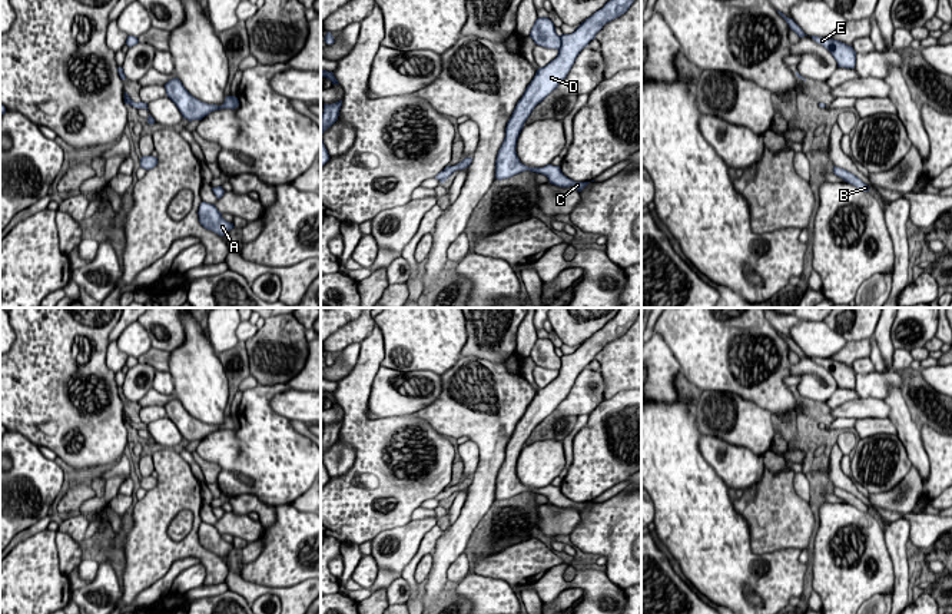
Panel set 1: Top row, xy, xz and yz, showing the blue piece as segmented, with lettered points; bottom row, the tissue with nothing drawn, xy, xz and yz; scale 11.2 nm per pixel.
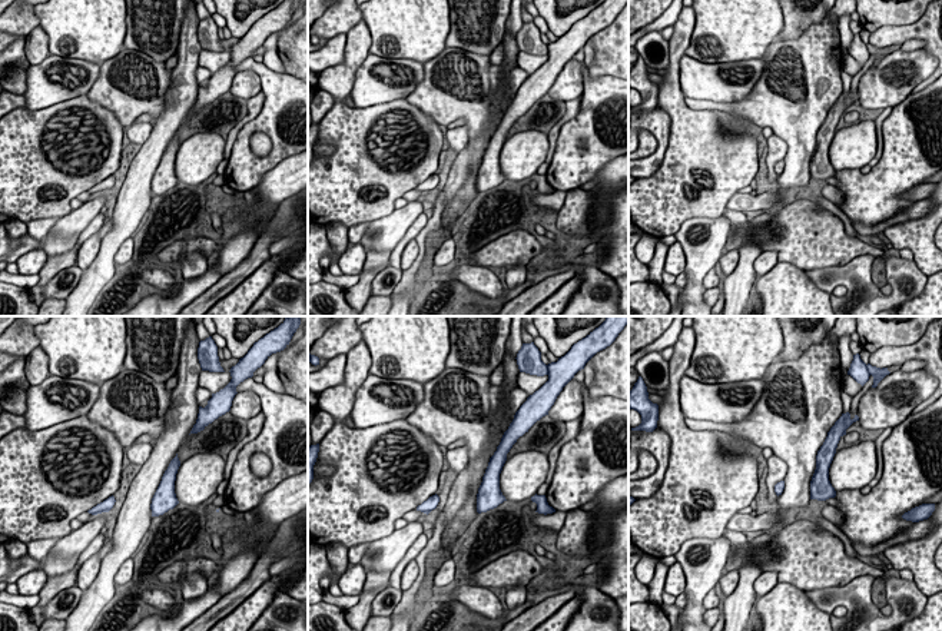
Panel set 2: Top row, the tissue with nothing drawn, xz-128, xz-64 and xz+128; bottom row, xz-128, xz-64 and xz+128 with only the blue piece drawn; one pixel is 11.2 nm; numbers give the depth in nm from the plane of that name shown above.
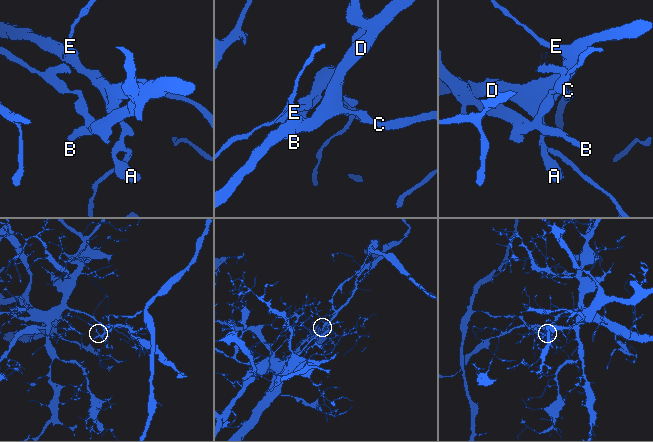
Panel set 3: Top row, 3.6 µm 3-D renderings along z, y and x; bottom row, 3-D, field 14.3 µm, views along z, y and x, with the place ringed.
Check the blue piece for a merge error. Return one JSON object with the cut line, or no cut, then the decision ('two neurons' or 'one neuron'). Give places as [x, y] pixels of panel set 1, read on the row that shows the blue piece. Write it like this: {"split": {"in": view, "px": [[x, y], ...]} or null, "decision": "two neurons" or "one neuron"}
{"split": {"in": "xz", "px": [[560, 36], [560, 46], [557, 49]]}, "decision": "two neurons"}

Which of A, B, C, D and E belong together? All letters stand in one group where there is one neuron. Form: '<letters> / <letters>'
A C D E / B

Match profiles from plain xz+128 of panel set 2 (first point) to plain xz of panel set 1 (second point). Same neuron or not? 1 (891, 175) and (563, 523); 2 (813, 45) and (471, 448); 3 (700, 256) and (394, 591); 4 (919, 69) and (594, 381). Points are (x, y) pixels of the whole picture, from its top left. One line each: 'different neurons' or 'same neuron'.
1: different neurons
2: different neurons
3: different neurons
4: same neuron

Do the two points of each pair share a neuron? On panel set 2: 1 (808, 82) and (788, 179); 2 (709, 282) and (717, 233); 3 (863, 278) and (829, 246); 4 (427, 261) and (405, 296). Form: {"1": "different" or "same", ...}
{"1": "same", "2": "different", "3": "different", "4": "same"}

